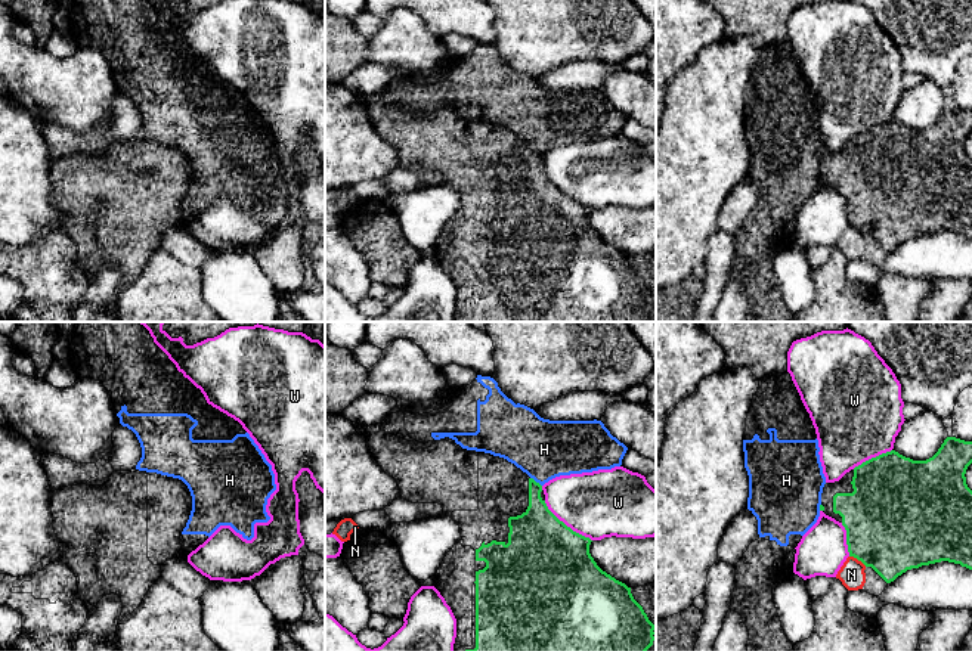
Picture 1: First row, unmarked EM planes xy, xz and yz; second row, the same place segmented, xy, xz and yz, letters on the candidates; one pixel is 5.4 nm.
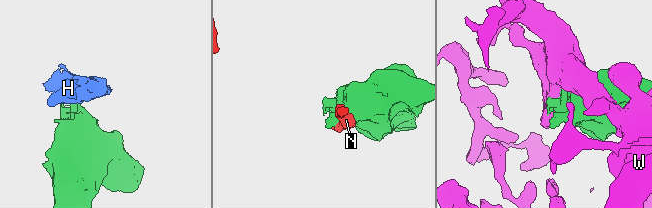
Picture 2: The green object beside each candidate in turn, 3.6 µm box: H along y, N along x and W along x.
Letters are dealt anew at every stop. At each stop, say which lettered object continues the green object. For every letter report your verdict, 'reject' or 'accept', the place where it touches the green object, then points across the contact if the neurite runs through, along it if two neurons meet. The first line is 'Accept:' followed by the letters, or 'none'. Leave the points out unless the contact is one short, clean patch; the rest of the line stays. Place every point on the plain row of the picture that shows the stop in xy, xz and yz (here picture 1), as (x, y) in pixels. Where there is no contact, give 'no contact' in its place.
Accept: none
H: reject; meets green in xz at (535, 151); border along xz (531, 146), (541, 155)
N: reject; meets green in yz at (858, 229); border along yz (850, 225), (866, 235)
W: reject; meets green in xz at (565, 194)

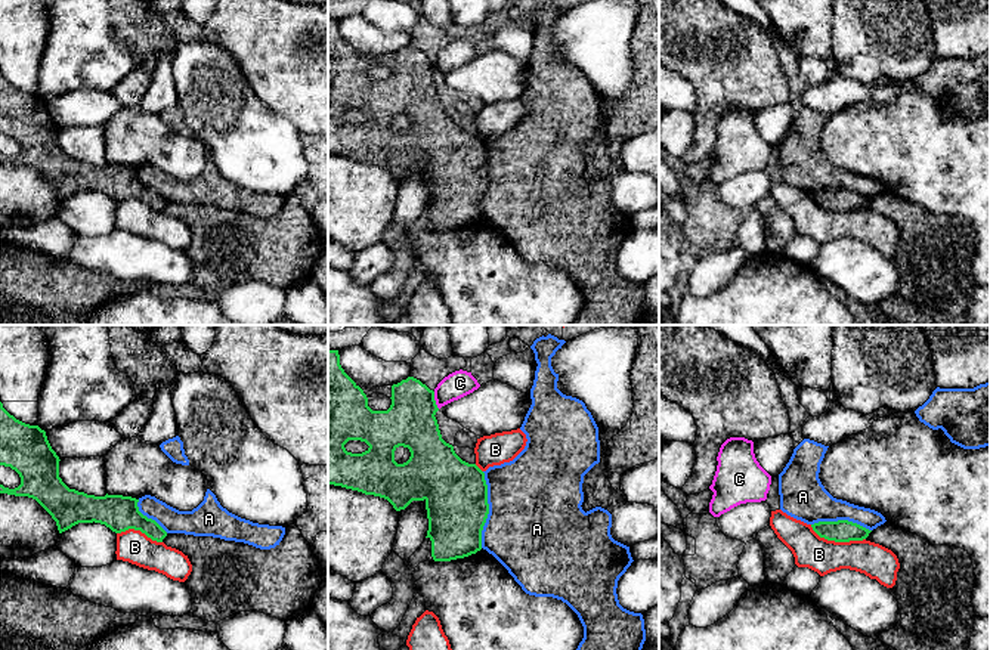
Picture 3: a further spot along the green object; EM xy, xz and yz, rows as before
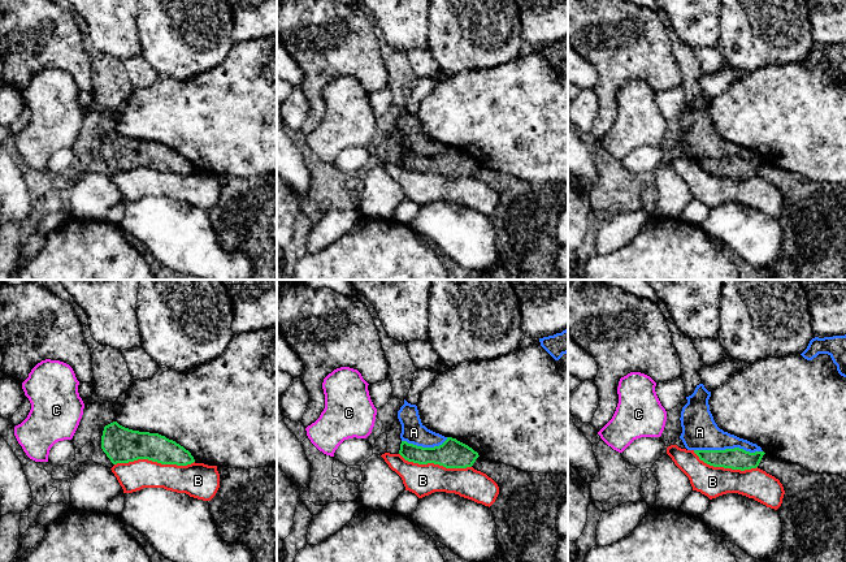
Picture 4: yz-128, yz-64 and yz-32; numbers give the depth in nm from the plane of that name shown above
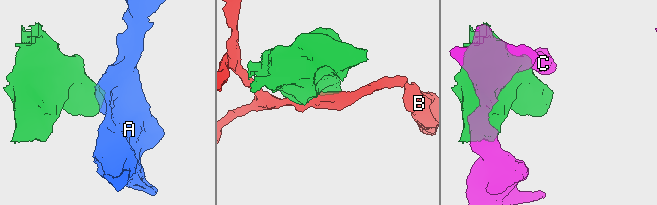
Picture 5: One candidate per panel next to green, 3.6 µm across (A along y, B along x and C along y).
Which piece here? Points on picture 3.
Accept: none
A: reject; meets green in xz at (488, 179)
B: reject; meets green in yz at (837, 210)
C: reject; meets green in xz at (435, 70)

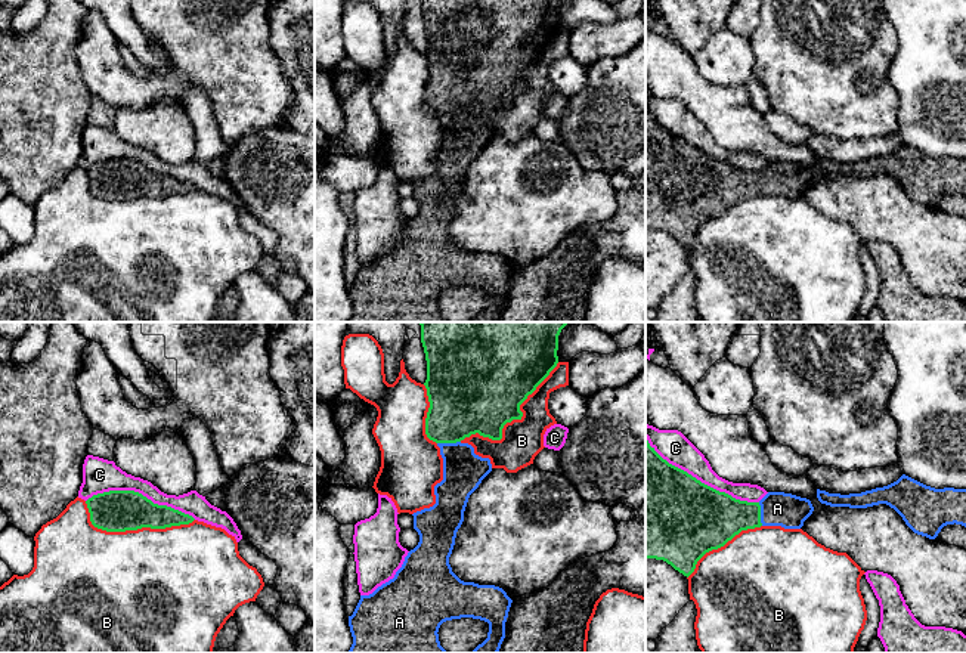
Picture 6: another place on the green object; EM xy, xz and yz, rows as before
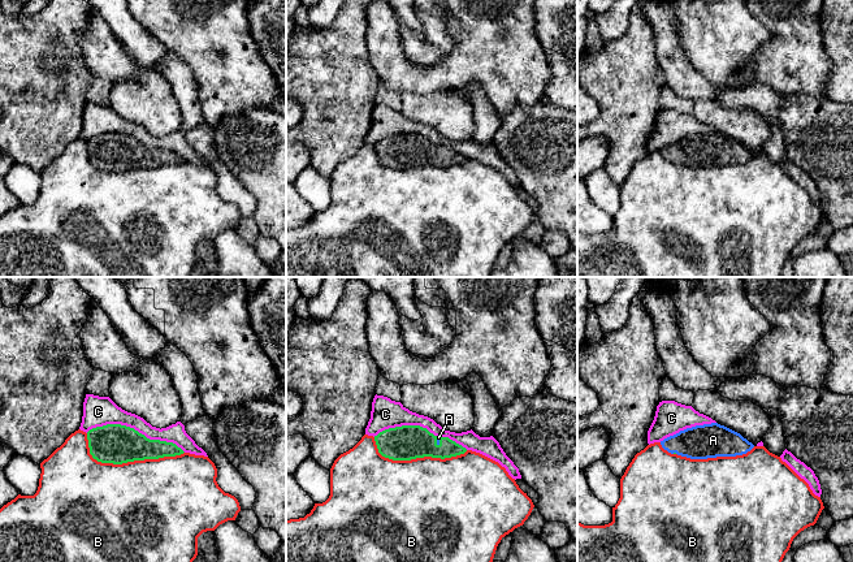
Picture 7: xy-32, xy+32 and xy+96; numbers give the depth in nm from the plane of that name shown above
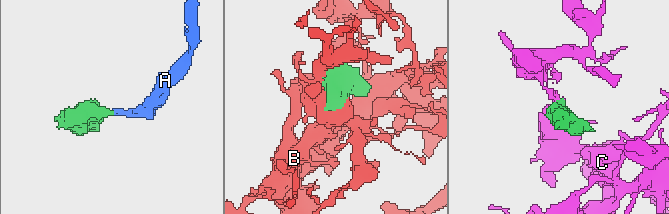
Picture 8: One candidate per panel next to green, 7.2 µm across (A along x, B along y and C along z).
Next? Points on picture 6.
Accept: A
A: accept; meets green in xz at (448, 111)
B: reject; meets green in xz at (513, 87)
C: reject; meets green in yz at (699, 149)

